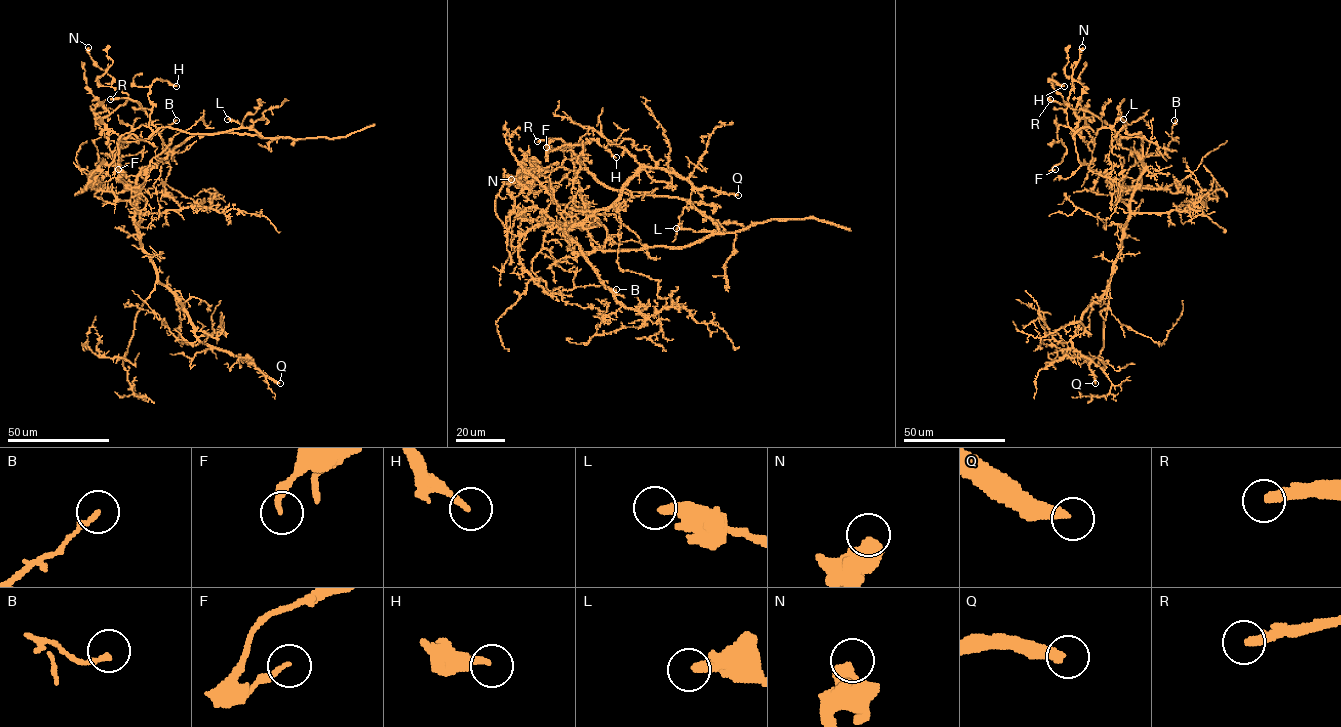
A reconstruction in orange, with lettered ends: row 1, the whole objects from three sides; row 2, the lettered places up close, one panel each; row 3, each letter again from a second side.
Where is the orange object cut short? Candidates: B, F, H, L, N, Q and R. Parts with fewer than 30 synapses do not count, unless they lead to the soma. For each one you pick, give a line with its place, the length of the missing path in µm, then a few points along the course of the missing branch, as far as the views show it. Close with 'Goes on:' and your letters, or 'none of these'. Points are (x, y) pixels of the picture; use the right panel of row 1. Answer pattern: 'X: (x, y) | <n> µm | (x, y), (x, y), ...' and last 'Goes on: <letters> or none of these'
Q: (1095, 383) | 80 µm
R: (1050, 99) | 25 µm | (1050, 99), (1049, 113), (1056, 125)
Goes on: Q, R

